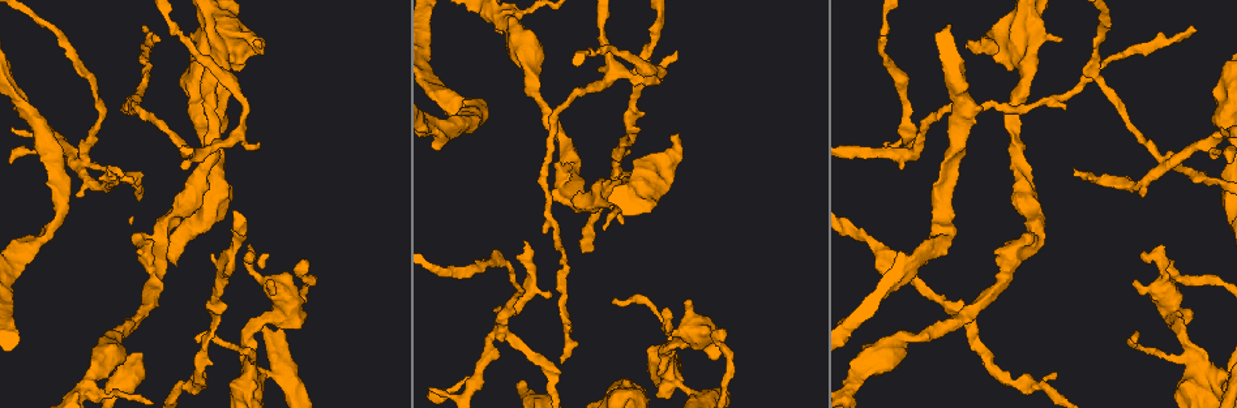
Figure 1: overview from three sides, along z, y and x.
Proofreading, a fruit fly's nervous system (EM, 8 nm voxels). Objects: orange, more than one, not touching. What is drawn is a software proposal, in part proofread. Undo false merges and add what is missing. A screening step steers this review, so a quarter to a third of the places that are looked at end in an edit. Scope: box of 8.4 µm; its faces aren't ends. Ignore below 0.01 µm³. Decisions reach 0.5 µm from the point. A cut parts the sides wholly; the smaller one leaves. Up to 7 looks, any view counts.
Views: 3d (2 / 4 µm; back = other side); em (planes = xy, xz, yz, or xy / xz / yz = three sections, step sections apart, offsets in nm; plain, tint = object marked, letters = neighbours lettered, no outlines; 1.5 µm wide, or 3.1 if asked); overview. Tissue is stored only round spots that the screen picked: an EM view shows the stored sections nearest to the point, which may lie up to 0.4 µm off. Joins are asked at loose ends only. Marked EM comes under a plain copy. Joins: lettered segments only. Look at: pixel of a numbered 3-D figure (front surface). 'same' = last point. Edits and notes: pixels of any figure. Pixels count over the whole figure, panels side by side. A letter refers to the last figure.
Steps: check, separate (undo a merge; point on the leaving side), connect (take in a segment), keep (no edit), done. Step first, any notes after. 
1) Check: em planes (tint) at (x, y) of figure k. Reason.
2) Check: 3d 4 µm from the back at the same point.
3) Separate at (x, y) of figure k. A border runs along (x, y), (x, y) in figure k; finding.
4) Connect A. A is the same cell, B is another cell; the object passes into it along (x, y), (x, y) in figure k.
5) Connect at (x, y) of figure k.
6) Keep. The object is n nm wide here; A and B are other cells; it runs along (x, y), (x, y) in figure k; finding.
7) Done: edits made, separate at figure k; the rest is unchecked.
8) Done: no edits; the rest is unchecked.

Check: em planes (letters) at (632, 57) of figure 1. Calibre changes.

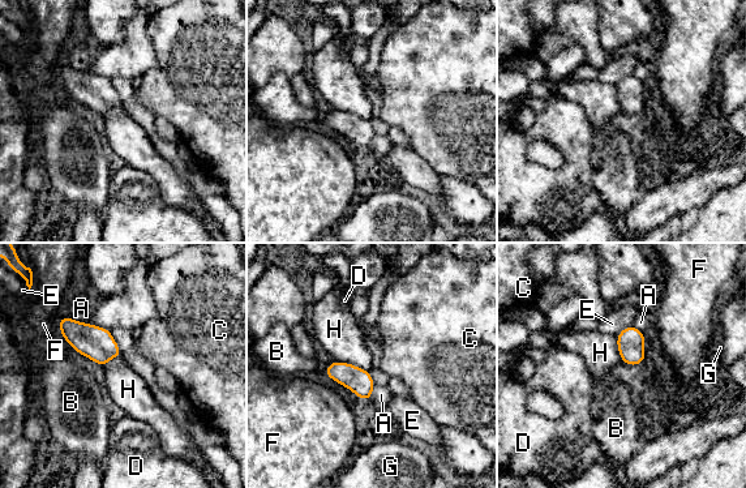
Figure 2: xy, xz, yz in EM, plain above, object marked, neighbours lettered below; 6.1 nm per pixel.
Keep. A, B, C, D, E, F, G and H are other cells; all the same cell.

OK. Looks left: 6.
Check: em xz step 8 (letters) at (676, 55) of figure 1. Thin end.

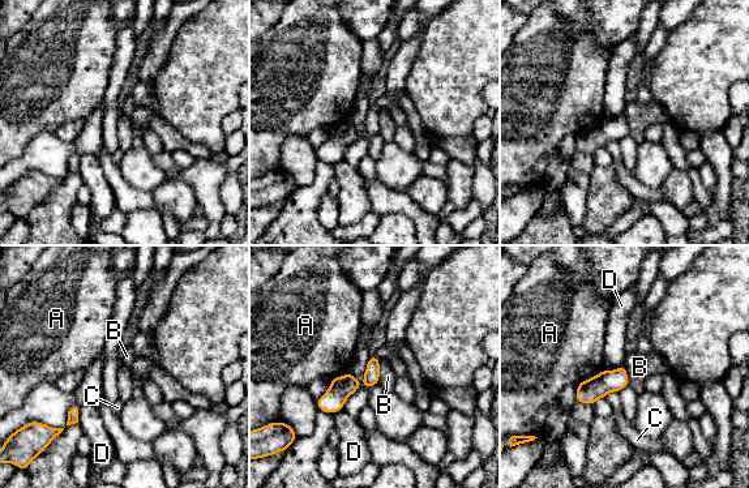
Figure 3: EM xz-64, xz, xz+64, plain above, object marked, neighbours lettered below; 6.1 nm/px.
Check: em planes (letters) at the same point. Cut it another way.

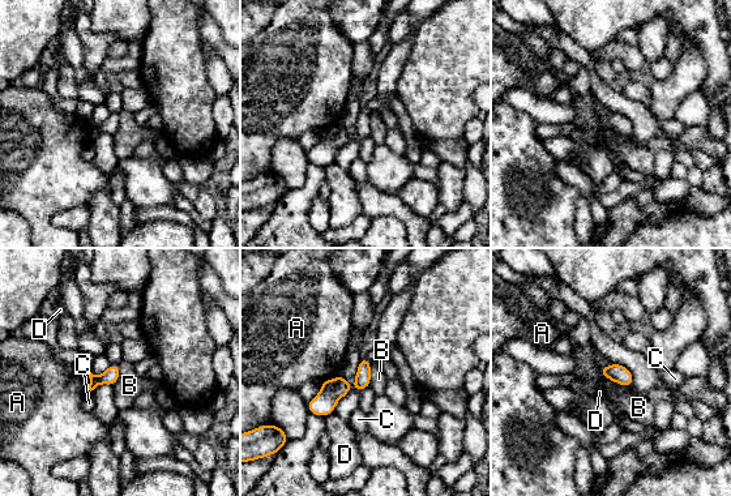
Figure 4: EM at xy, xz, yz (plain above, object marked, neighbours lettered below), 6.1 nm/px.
Keep. A, B, C and D are other cells; it runs along (367, 363), (354, 387), (311, 407) in figure 4; none of them fits.

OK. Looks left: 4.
Check: em planes (tint) at (212, 254) of figure 1. Tapers out.

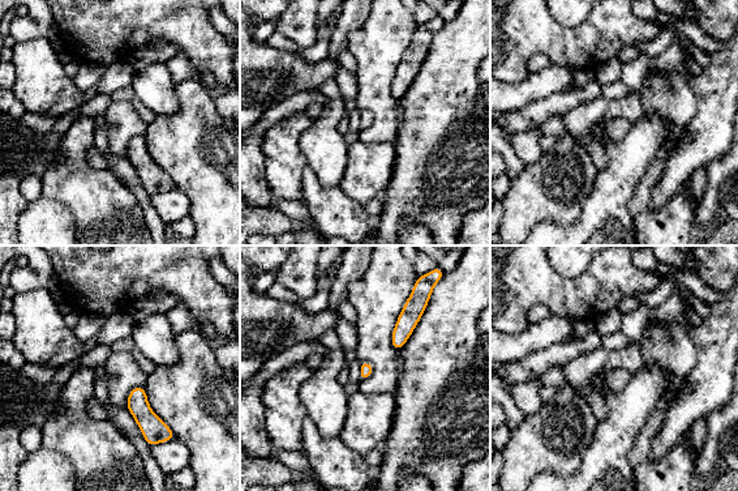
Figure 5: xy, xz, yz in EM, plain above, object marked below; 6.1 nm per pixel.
Check: em planes (letters) at the same point.

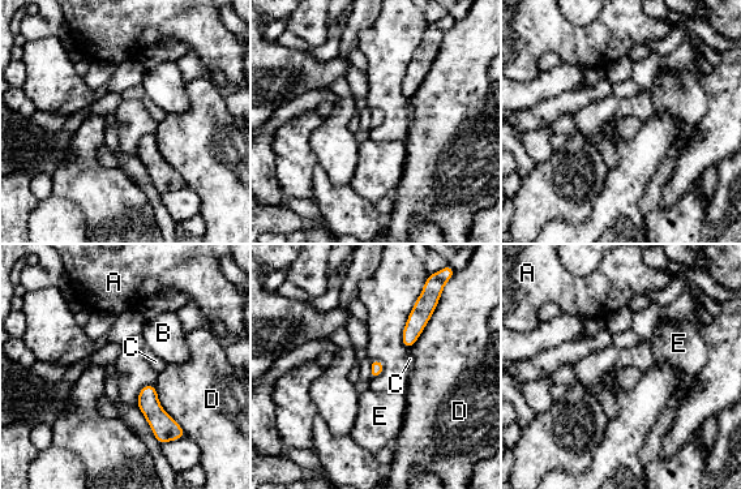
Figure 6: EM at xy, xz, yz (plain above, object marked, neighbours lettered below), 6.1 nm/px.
Keep. A, B, C, D and E are other cells; a border runs along (410, 347), (406, 350) in figure 6; no lettered segment goes on from it.

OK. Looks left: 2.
Done: no edits; the rest is unchecked.

